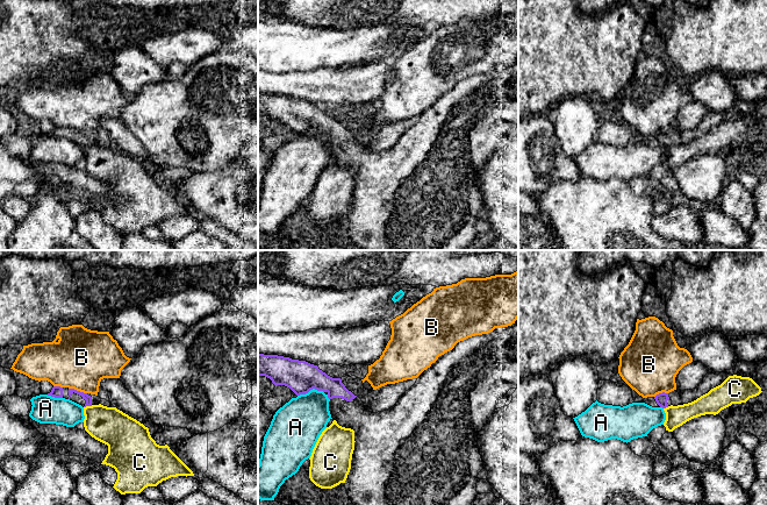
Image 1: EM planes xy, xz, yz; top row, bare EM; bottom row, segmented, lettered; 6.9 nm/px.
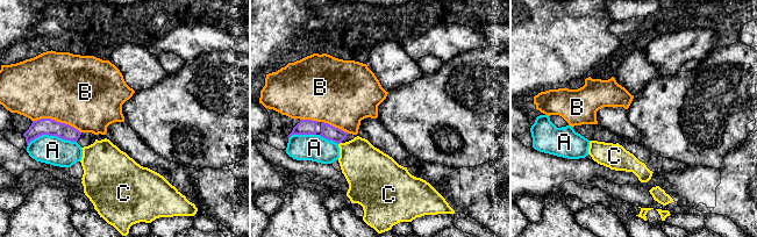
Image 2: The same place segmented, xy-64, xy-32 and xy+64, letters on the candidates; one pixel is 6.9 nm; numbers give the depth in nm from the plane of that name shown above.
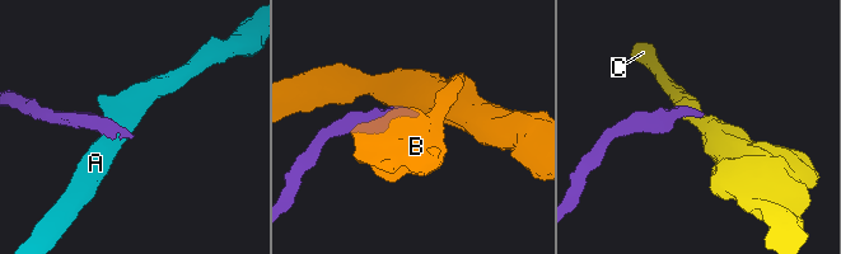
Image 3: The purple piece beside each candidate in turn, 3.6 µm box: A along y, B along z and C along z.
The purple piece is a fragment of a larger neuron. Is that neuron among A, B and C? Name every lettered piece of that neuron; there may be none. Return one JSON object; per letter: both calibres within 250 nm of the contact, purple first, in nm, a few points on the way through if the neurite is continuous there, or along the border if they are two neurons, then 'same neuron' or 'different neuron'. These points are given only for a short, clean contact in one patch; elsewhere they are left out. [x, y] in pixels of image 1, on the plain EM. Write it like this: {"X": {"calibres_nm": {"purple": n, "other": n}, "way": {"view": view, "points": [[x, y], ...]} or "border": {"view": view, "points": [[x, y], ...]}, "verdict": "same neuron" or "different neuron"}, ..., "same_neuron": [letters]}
{"A": {"calibres_nm": {"purple": 220, "other": 320}, "border": {"view": "xz", "points": [[323, 130], [310, 128], [298, 135]]}, "verdict": "different neuron"}, "B": {"calibres_nm": {"purple": 50, "other": 400}, "verdict": "different neuron"}, "C": {"calibres_nm": {"purple": 50, "other": 260}, "border": {"view": "xy", "points": [[92, 144], [84, 147]]}, "verdict": "different neuron"}, "same_neuron": []}

